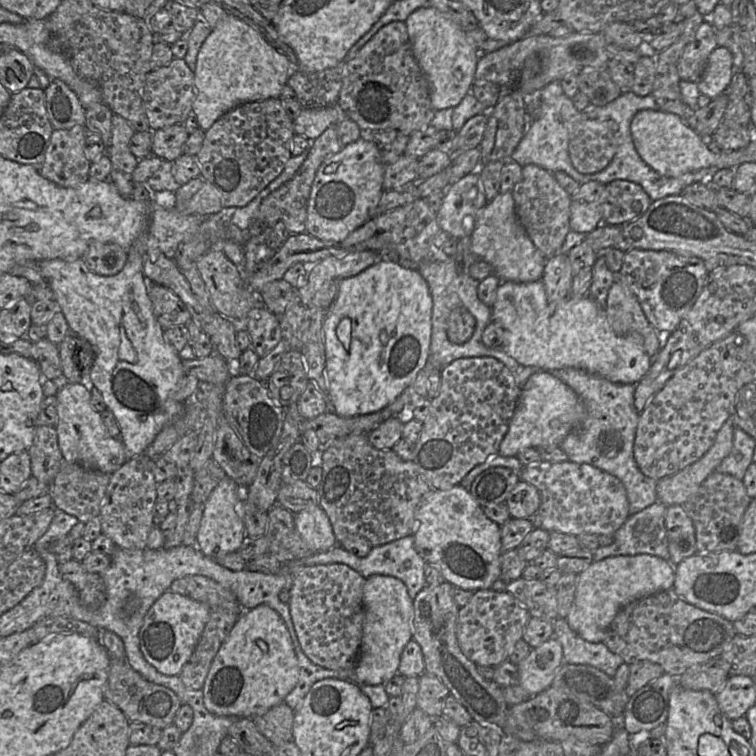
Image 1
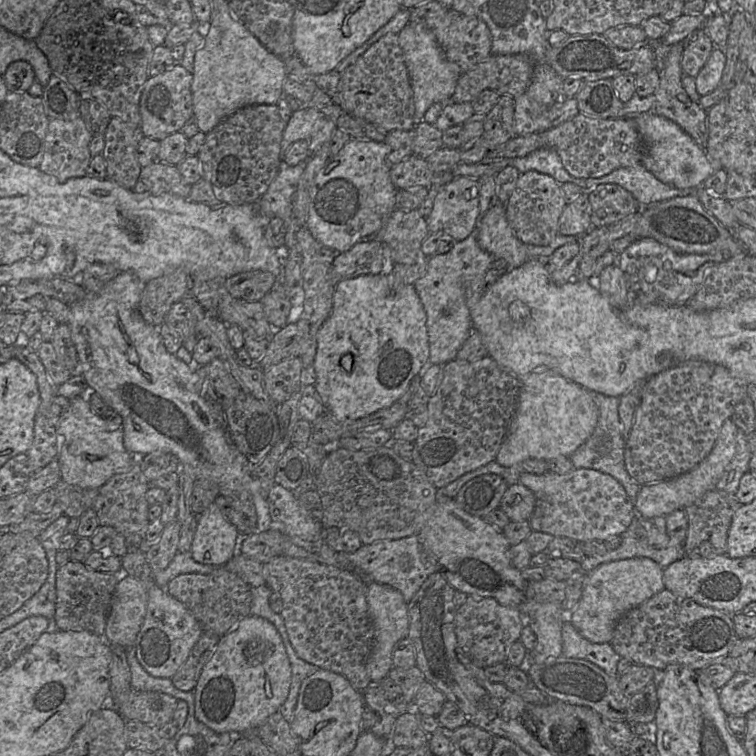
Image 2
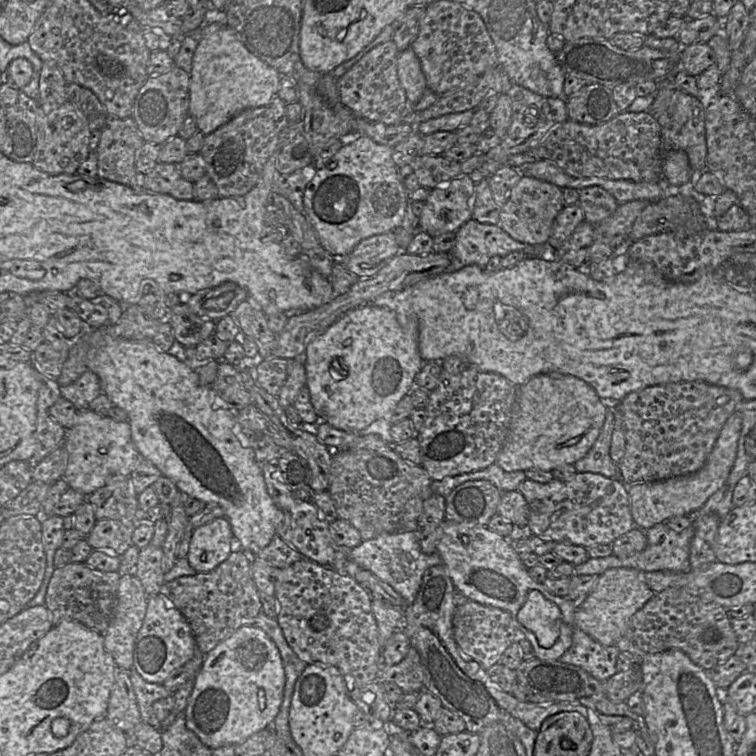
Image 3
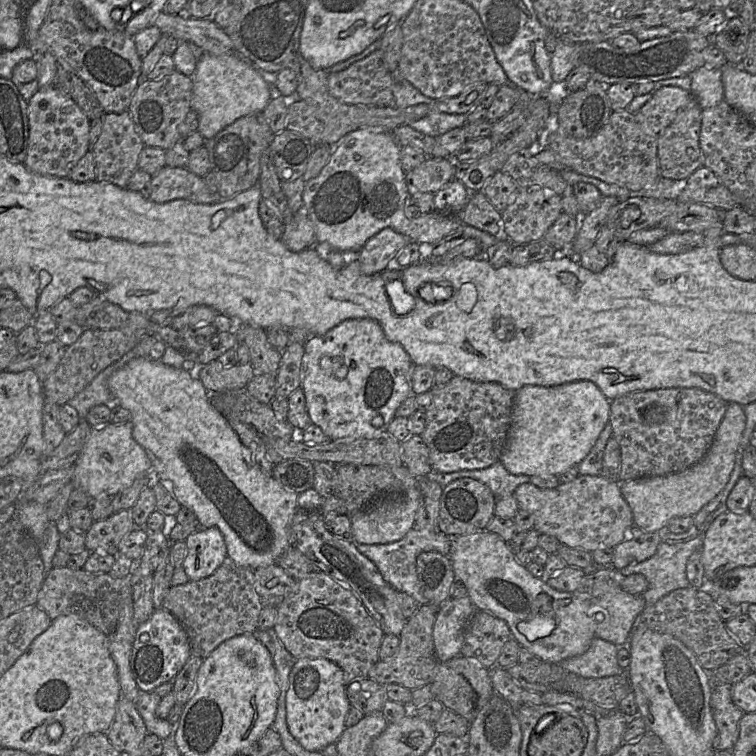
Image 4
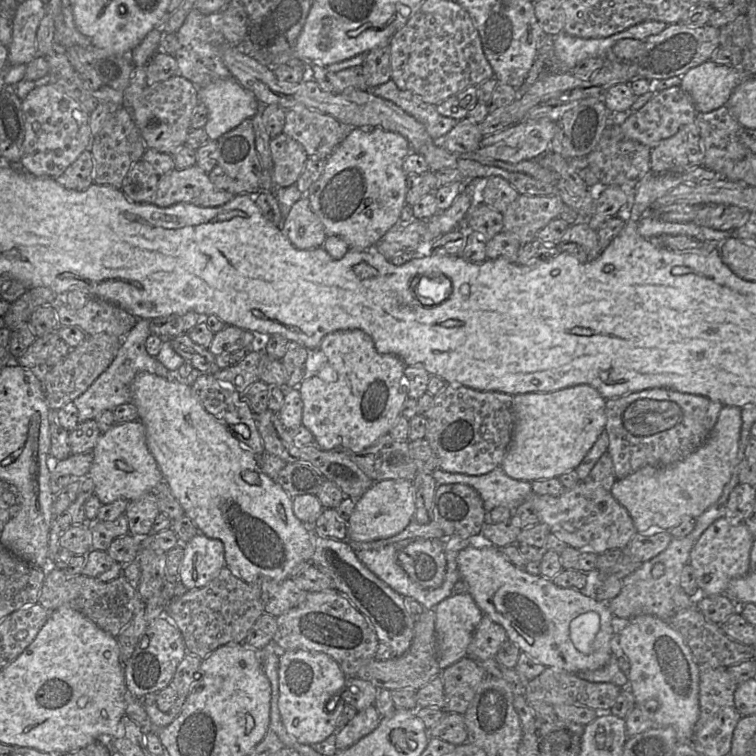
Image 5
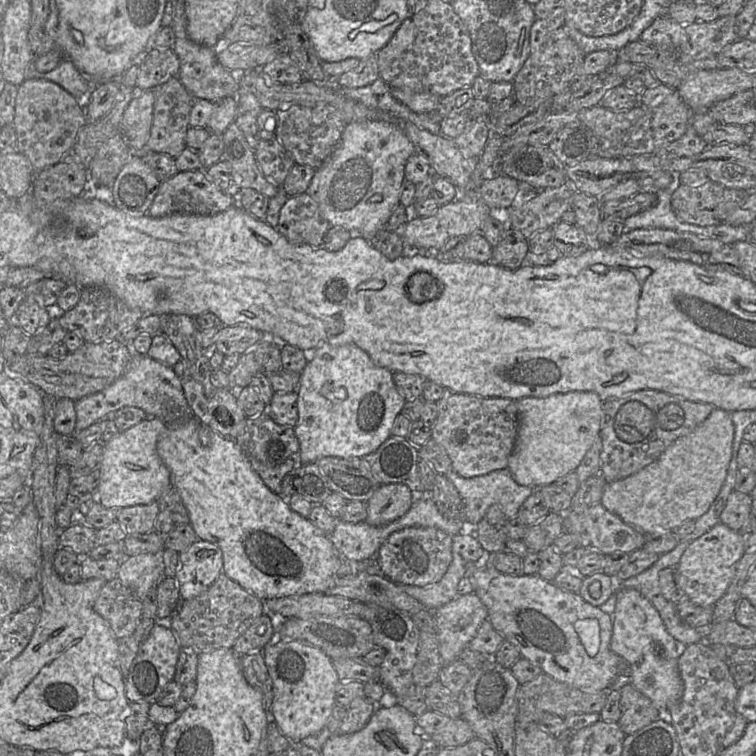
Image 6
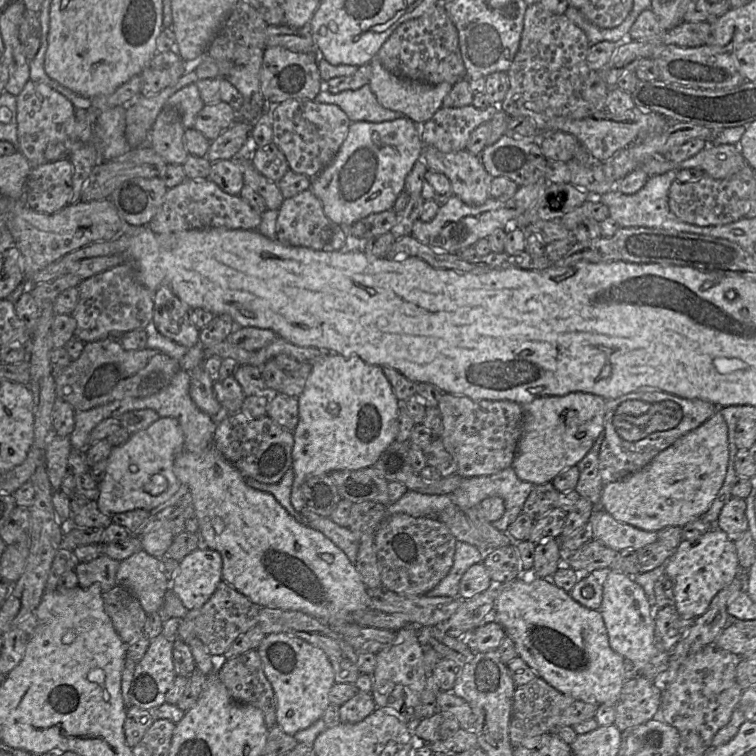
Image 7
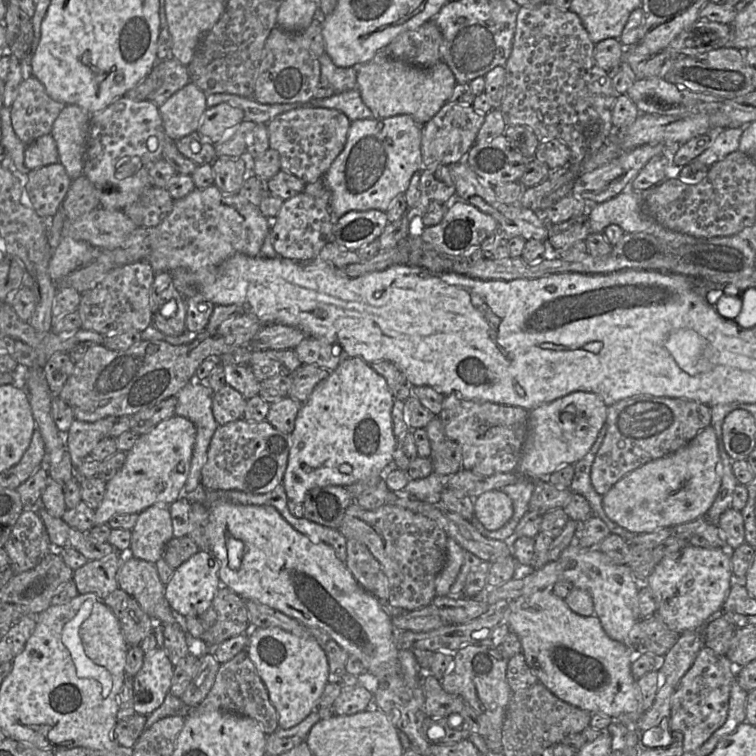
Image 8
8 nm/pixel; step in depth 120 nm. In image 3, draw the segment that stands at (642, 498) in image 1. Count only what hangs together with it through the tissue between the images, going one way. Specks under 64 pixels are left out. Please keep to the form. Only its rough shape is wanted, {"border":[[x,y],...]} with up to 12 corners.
{"border":[[608,408],[597,440],[577,472],[620,479],[620,467],[610,456],[614,411]]}

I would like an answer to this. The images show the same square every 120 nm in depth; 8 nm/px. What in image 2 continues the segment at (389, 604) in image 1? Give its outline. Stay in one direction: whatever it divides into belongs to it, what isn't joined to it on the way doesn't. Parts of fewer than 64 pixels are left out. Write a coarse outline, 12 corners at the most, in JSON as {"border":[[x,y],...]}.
{"border":[[368,584],[374,643],[367,663],[372,683],[394,667],[395,644],[408,637],[401,592]]}

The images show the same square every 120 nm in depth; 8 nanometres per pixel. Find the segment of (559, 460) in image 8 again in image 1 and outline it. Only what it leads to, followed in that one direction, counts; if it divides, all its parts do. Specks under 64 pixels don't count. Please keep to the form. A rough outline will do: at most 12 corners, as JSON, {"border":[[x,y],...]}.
{"border":[[550,372],[521,389],[498,454],[559,447],[576,392]]}

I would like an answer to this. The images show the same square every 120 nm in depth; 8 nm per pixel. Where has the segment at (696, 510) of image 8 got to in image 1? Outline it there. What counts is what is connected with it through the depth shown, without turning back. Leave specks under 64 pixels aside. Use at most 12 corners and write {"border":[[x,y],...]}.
{"border":[[727,419],[708,451],[657,481],[657,501],[683,505],[733,446]]}

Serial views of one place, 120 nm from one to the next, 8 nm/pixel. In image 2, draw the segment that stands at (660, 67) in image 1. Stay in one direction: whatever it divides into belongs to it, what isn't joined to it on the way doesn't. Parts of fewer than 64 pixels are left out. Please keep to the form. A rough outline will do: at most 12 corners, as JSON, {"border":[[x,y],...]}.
{"border":[[684,42],[670,46],[654,112],[677,123],[702,149],[707,111],[682,85]]}

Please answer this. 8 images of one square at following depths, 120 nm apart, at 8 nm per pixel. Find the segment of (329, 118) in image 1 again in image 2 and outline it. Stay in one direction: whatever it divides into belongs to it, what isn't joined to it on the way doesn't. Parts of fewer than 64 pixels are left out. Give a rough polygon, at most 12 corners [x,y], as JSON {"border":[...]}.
{"border":[[312,106],[292,113],[281,141],[283,156],[297,140],[309,140],[327,117]]}

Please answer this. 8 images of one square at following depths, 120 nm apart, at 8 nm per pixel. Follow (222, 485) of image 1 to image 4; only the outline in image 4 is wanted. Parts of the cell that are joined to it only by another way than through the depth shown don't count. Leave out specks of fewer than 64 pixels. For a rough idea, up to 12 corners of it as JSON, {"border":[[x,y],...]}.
{"border":[[216,527],[186,541],[182,567],[192,581],[212,575],[227,557]]}

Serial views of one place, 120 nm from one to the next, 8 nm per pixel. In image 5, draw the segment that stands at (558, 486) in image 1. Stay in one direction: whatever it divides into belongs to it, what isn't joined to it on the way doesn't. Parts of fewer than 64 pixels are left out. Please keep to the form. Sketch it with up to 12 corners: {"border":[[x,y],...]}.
{"border":[[598,483],[531,493],[539,522],[568,546],[600,555],[637,533]]}

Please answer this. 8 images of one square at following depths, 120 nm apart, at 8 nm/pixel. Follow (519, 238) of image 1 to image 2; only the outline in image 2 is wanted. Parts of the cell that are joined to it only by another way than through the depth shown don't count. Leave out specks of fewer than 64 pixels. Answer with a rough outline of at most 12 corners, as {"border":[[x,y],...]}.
{"border":[[499,202],[480,218],[478,244],[509,269],[528,261]]}

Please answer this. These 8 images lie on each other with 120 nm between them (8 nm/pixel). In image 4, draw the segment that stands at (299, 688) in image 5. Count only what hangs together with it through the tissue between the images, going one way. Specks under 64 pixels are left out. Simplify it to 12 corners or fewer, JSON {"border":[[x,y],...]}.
{"border":[[324,658],[296,660],[286,723],[321,752],[346,729],[345,674]]}

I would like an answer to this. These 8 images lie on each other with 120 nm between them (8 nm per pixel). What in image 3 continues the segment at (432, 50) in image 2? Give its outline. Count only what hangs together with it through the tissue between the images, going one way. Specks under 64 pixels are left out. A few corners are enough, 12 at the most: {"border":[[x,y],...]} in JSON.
{"border":[[411,47],[398,55],[398,78],[413,107],[428,89]]}

